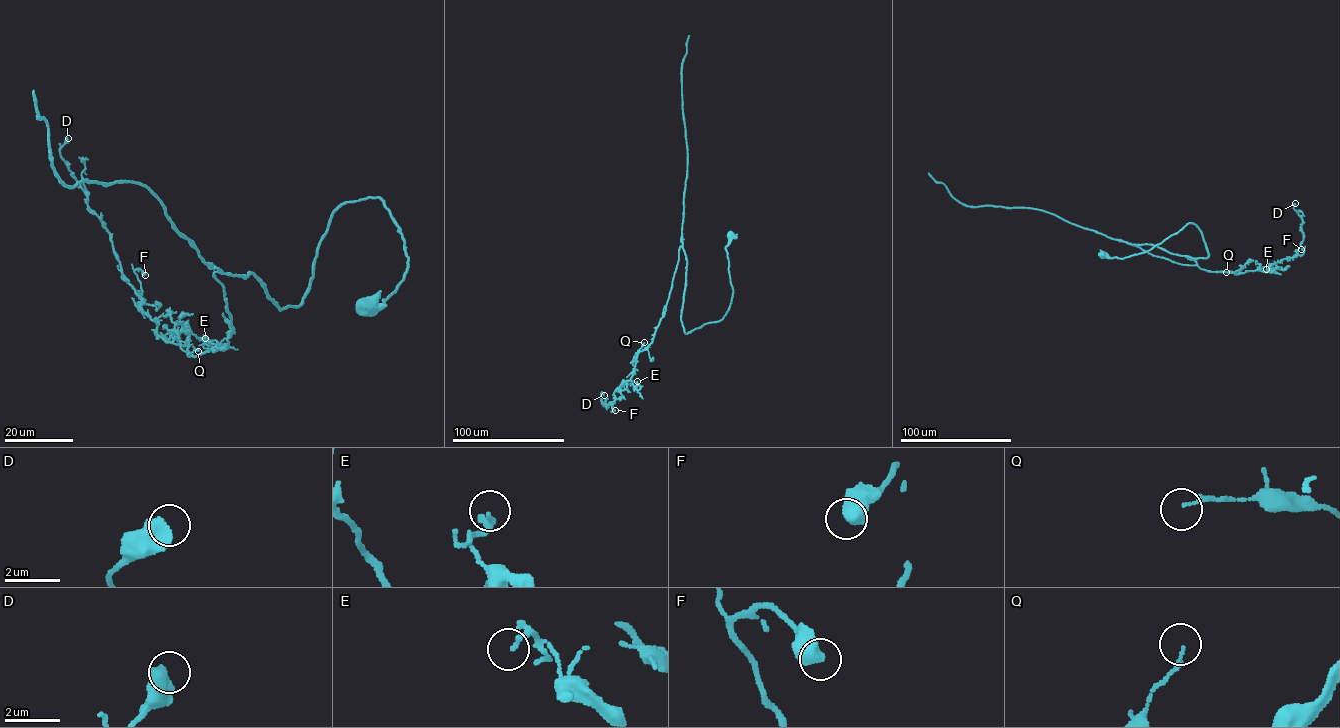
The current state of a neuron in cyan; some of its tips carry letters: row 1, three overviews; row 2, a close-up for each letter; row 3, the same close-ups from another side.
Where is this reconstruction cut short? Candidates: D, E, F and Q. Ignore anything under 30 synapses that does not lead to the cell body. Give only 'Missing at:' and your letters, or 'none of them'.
Missing at: none of them

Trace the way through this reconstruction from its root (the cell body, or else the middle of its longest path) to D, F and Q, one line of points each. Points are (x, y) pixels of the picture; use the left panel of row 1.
D: (366, 307), (408, 266), (378, 197), (333, 212), (299, 305), (215, 272), (226, 349), (166, 342), (68, 138)
F: (366, 307), (408, 266), (378, 197), (333, 212), (297, 306), (214, 273), (224, 350), (160, 337), (145, 275)
Q: (366, 307), (408, 266), (378, 197), (333, 212), (297, 306), (214, 273), (234, 332), (198, 351)

